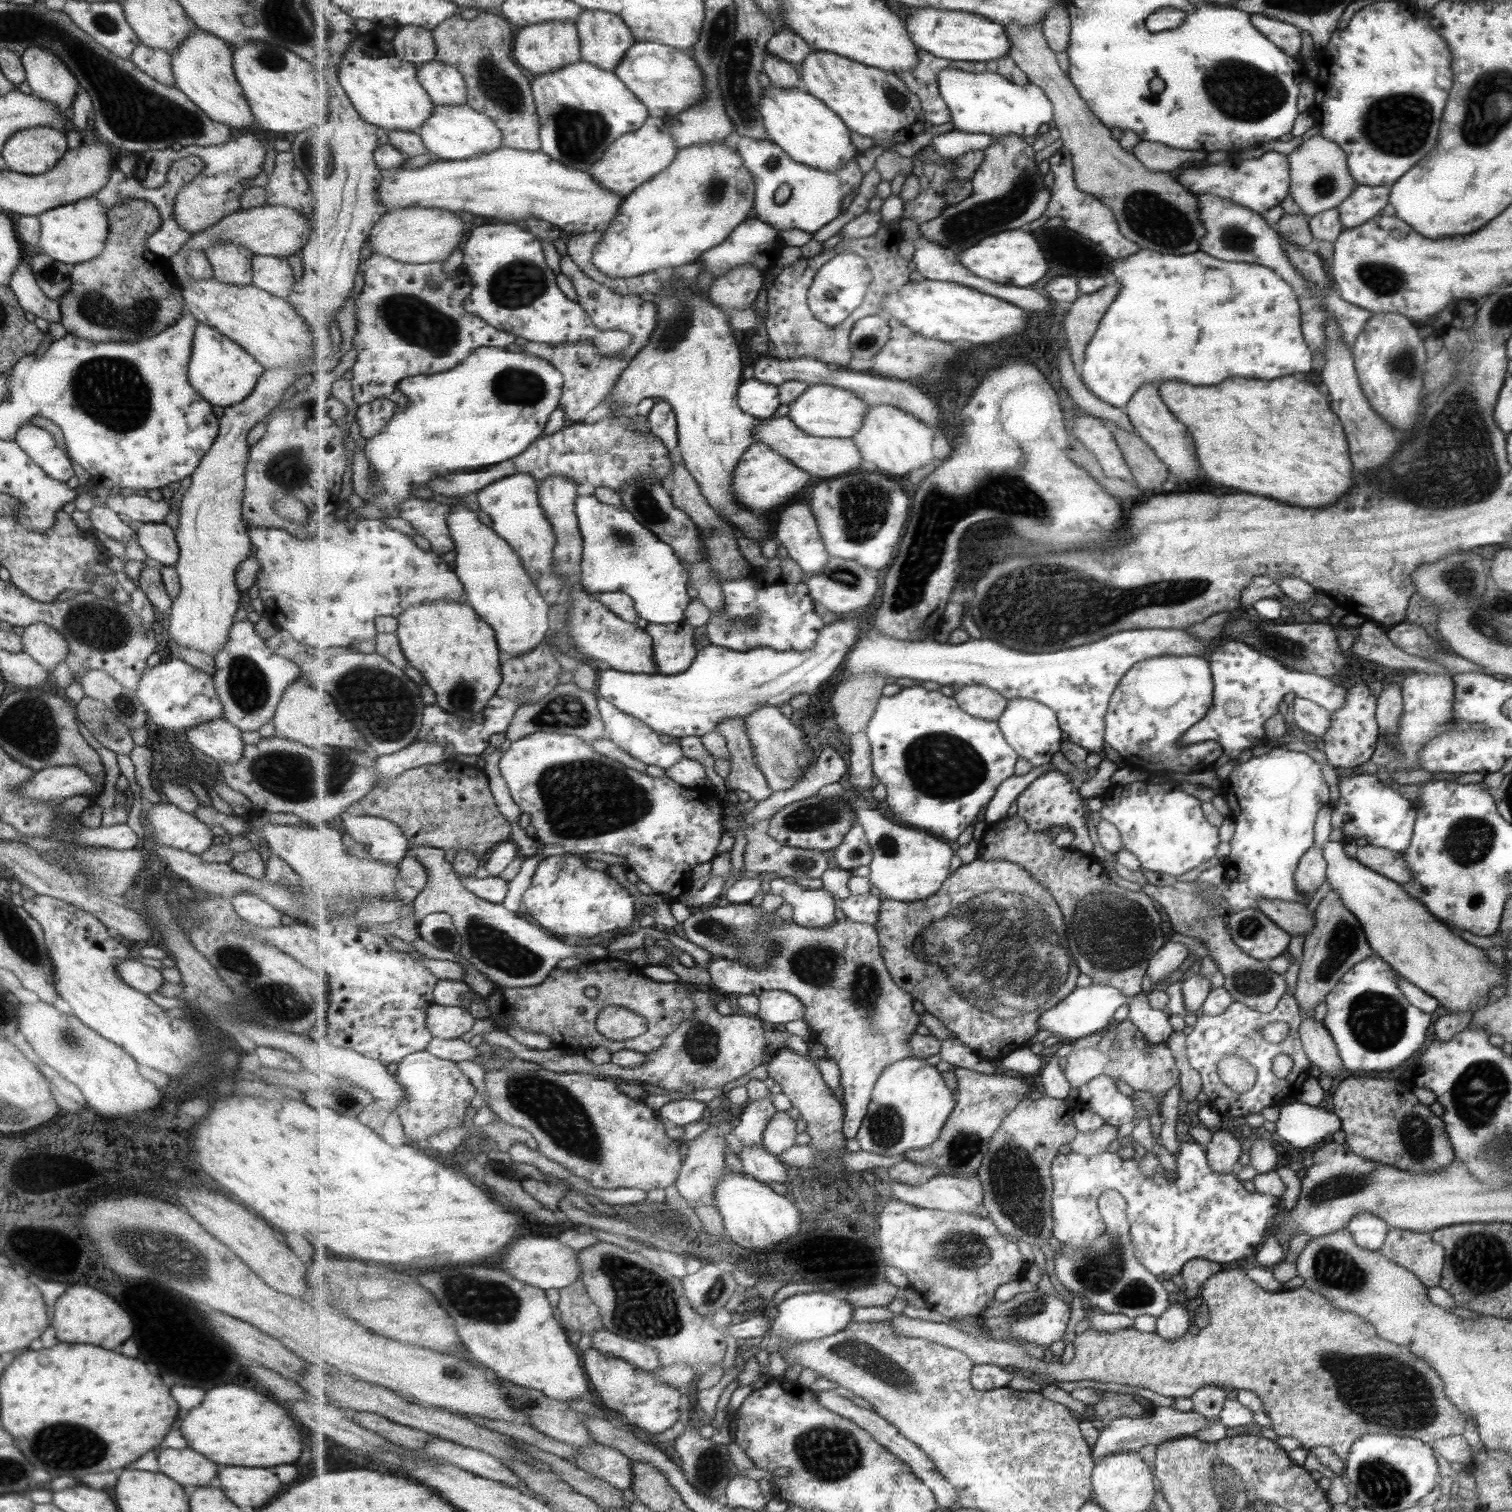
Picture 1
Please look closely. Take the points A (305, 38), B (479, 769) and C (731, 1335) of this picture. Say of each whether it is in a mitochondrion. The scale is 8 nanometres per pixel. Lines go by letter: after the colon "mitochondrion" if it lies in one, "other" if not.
A: mitochondrion
B: other
C: other

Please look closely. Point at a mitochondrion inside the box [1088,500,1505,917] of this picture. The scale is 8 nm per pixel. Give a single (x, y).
(1469, 840)

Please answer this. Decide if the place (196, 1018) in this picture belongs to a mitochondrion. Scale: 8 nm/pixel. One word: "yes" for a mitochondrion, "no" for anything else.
no

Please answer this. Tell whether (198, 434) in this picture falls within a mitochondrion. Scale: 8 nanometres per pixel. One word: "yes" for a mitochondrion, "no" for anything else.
no

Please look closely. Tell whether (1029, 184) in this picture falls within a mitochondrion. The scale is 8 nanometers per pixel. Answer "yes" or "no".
yes

